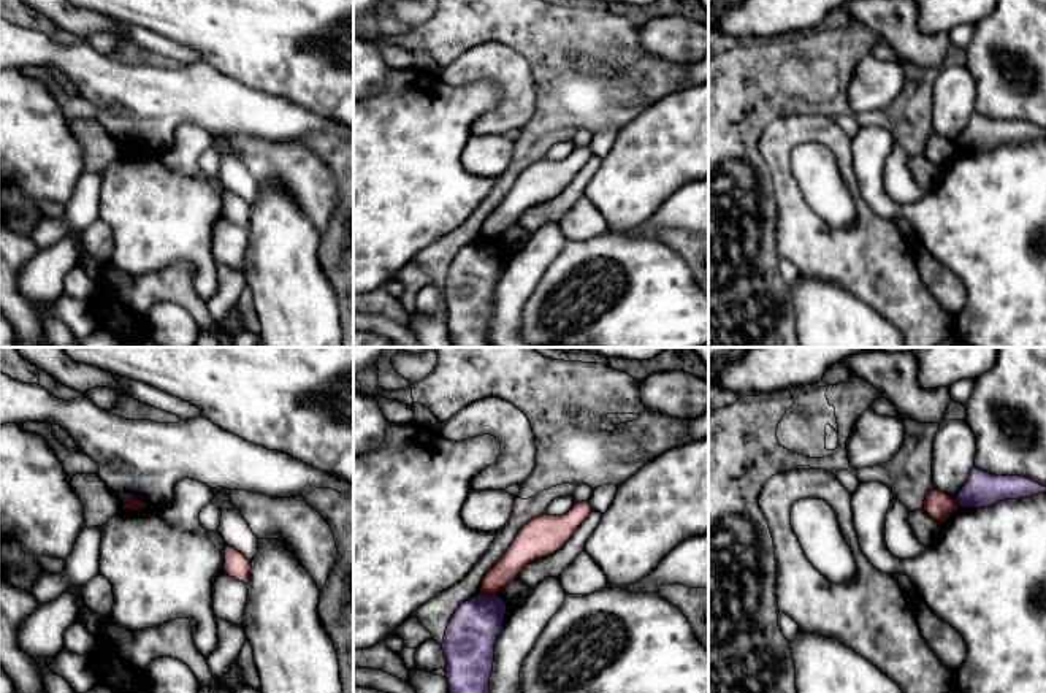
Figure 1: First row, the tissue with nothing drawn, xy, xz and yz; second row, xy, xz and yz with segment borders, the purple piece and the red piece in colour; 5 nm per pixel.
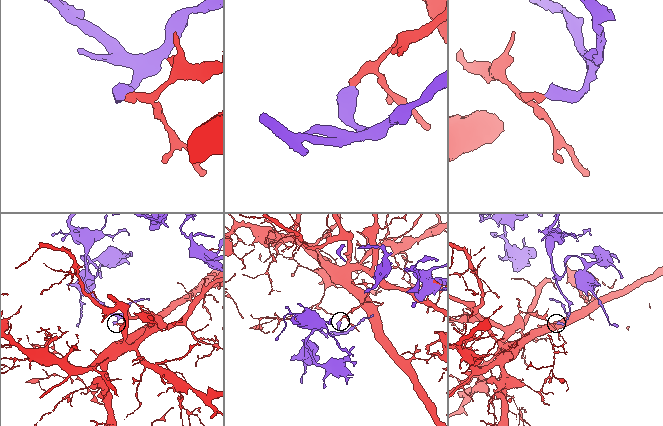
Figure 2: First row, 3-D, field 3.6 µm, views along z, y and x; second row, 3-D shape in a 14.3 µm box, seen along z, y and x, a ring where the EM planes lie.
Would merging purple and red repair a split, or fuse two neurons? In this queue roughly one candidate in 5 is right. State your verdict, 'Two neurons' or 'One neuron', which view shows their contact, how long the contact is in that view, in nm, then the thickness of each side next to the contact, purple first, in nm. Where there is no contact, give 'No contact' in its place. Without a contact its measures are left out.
Two neurons. Touches purple in xz. Shared border 80 nm. Thickness 260 nm (purple) against 130 nm

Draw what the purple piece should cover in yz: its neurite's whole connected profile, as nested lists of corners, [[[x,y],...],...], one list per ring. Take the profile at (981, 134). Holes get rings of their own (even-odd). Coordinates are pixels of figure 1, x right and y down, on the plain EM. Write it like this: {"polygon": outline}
{"polygon": [[[973,113],[957,140],[960,152],[989,152],[1005,144],[1029,143],[1046,138],[1046,132],[1021,121],[995,121]]]}

